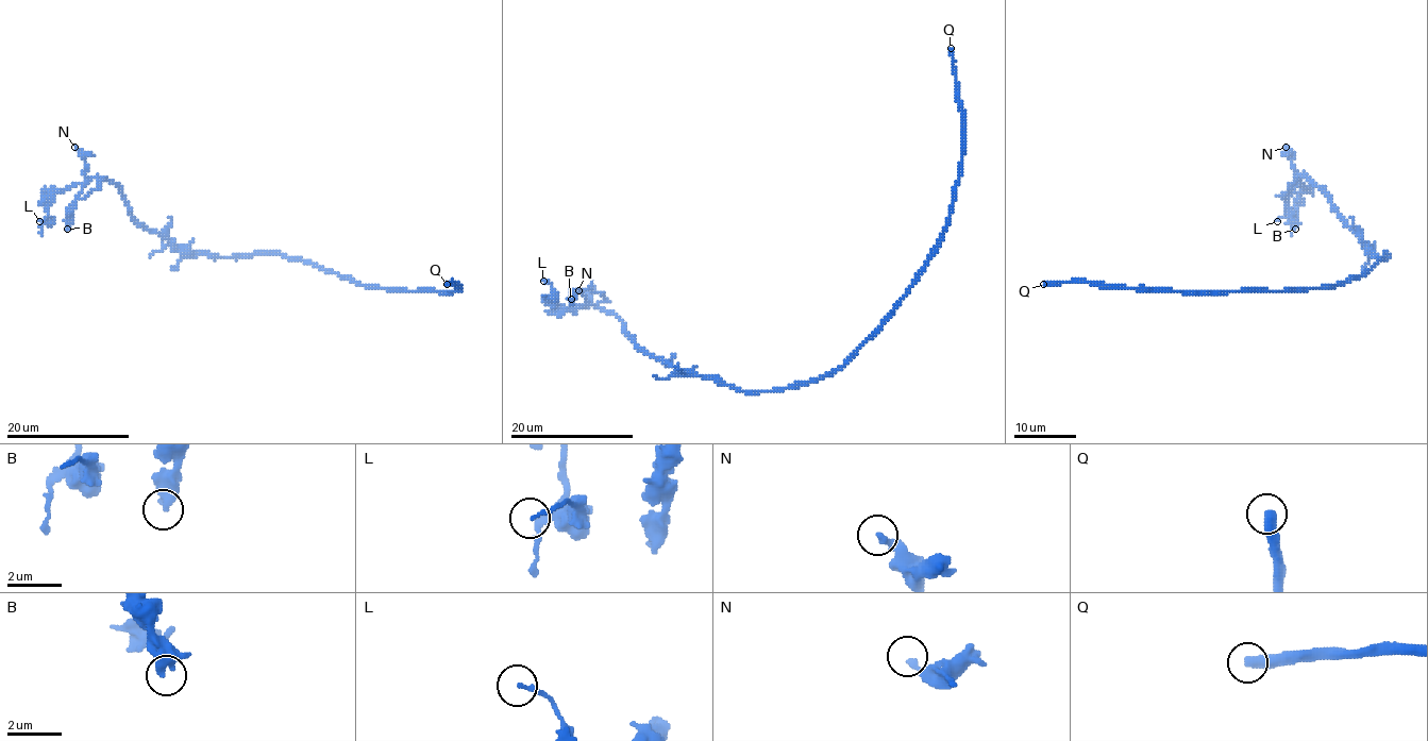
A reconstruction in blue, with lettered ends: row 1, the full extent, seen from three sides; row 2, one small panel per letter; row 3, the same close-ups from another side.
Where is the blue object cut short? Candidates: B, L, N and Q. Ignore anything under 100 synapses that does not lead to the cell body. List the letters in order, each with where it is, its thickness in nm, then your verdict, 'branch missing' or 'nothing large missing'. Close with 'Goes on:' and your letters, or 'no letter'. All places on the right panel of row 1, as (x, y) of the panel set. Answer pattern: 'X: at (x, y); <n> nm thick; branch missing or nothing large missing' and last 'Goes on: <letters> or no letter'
B: at (1295, 229); 320 nm thick; nothing large missing
L: at (1277, 221); 150 nm thick; nothing large missing
N: at (1286, 147); 200 nm thick; nothing large missing
Q: at (1043, 284); 440 nm thick; branch missing
Goes on: Q

